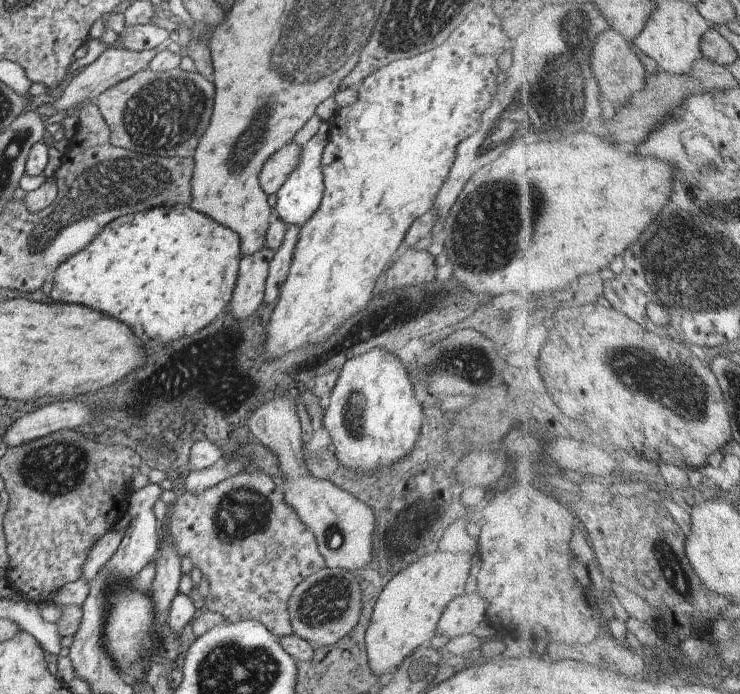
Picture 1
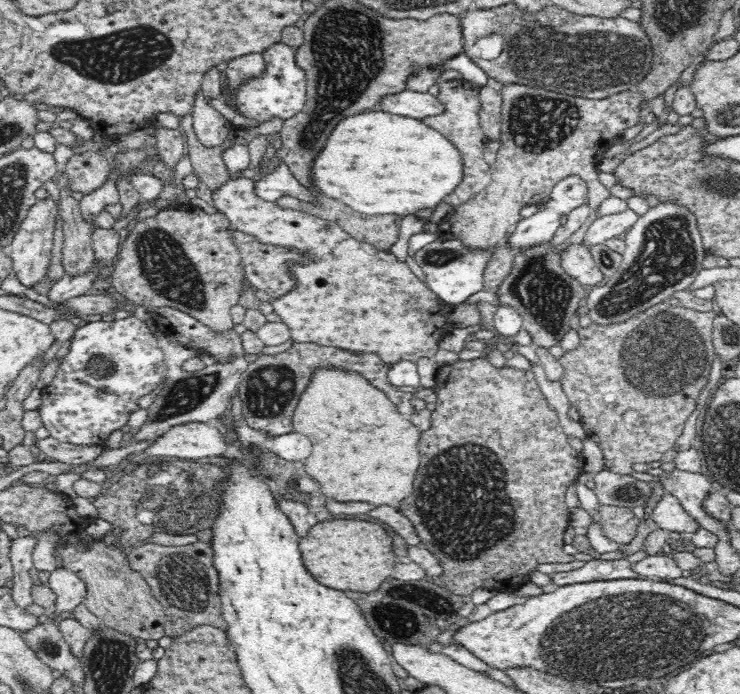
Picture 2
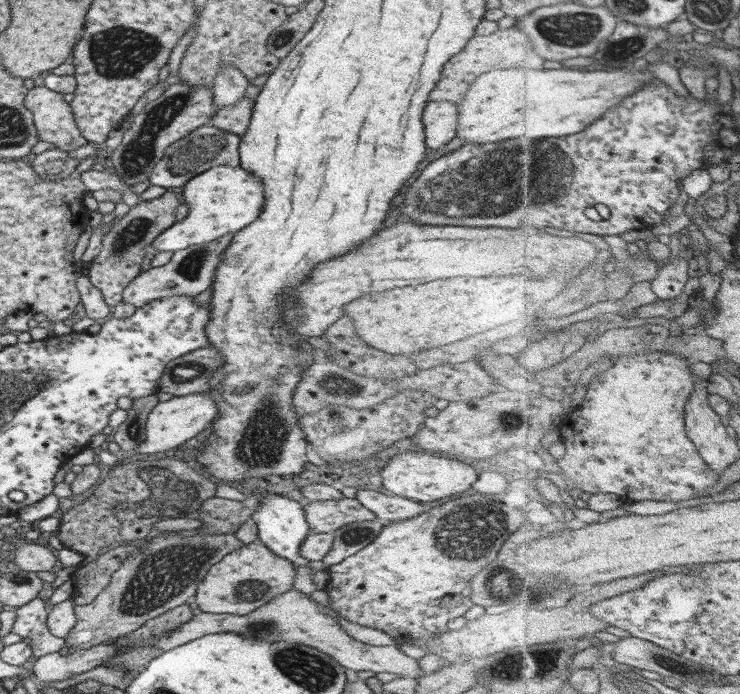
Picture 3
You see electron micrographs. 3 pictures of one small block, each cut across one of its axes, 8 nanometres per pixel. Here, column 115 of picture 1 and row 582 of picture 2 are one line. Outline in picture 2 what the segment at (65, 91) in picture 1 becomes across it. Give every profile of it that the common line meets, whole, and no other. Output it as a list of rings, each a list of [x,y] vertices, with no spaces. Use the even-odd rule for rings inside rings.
[[[64,568],[51,572],[47,585],[57,597],[51,613],[55,617],[60,613],[72,611],[83,603],[87,596],[86,584],[75,573]]]

